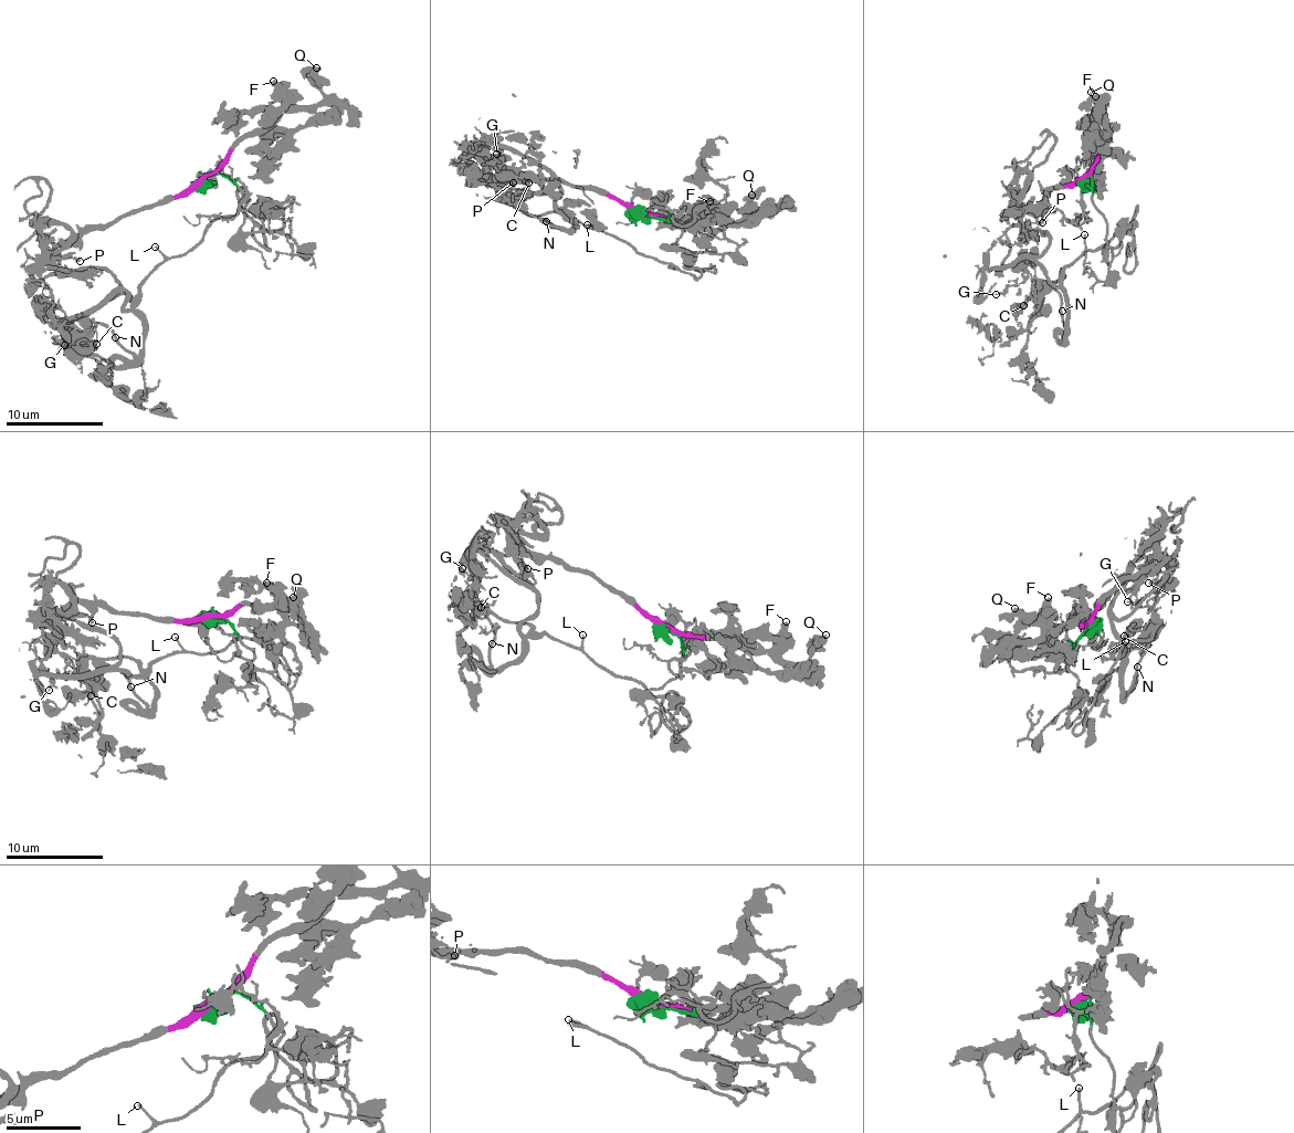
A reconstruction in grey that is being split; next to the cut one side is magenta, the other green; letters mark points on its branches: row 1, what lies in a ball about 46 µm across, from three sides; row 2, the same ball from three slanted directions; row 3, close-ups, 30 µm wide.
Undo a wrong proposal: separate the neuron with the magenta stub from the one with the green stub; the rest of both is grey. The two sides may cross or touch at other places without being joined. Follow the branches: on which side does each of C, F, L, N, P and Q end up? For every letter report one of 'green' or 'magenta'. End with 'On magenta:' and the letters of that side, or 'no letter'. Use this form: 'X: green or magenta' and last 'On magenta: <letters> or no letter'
C: green
F: magenta
L: green
N: green
P: magenta
Q: magenta
On magenta: F, P, Q

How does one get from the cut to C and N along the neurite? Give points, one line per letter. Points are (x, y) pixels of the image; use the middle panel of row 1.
C: (639, 211), (674, 222), (676, 248), (715, 271), (648, 258), (566, 210), (529, 214), (494, 186), (528, 184)
N: (639, 211), (674, 222), (676, 248), (715, 271), (648, 258), (568, 212), (575, 229), (546, 221)

